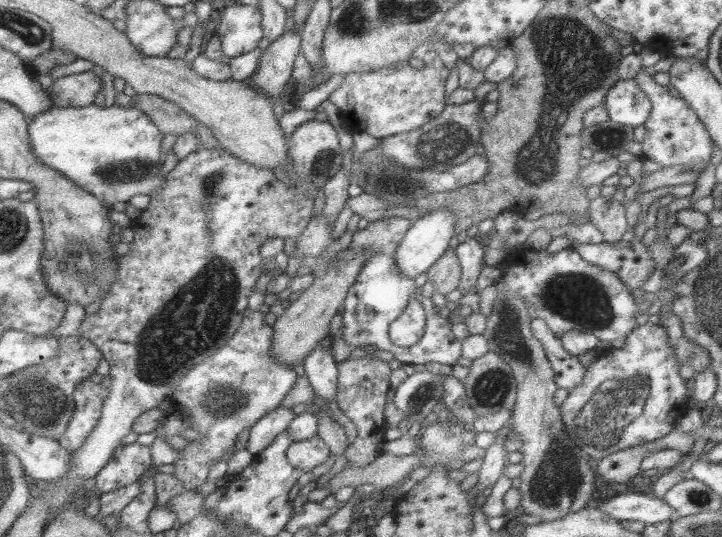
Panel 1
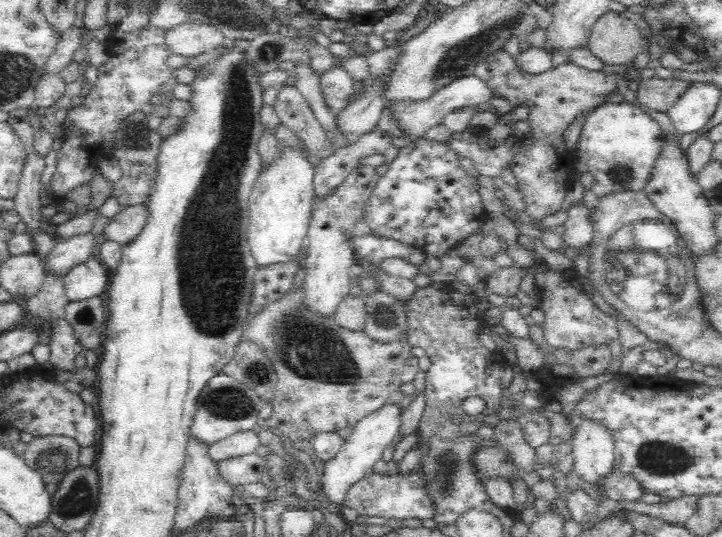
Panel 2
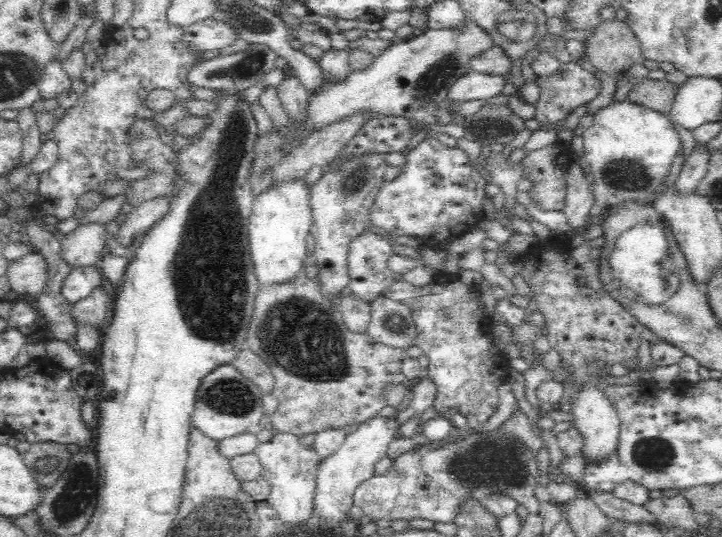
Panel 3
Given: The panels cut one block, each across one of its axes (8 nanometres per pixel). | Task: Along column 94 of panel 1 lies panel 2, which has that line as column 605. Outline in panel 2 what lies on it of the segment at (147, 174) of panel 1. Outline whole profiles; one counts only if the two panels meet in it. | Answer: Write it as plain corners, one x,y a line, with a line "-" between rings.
626,101
600,105
584,118
577,150
594,178
590,190
598,199
615,192
646,188
652,164
664,146
664,133
660,128
645,108

